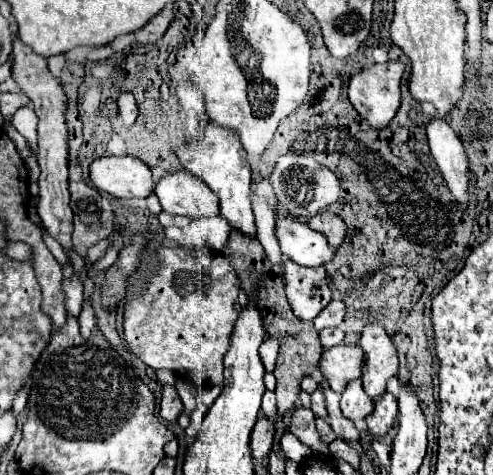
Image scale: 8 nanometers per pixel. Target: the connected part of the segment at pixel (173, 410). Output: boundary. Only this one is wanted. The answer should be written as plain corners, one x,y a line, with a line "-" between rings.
164,385
162,389
162,401
160,401
160,415
168,423
174,423
178,415
182,413
182,401
172,385

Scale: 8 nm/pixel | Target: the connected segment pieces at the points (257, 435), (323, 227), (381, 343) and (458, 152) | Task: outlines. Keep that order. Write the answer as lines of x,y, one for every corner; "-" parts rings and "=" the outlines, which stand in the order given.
260,415
260,419
252,429
252,455
256,459
262,459
264,455
270,453
272,443
274,443
274,423
266,415
=
320,211
318,215
314,215
308,225
318,231
324,233
328,237
328,243
332,249
338,249
344,239
346,239
346,223
332,211
=
366,325
360,337
360,347
364,349
362,383
370,399
386,393
388,379
398,375
396,347
388,333
380,325
=
434,115
432,121
426,127
428,133
428,143
430,143
430,153
448,183
452,195
460,203
462,209
468,205
466,189
468,189
468,159
462,147
460,137
452,131
452,127
446,123
444,115

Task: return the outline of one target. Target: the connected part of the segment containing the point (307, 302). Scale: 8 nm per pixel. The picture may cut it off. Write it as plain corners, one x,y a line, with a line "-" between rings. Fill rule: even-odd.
286,261
284,281
294,315
302,321
312,321
330,303
330,289
324,267
312,269
294,261

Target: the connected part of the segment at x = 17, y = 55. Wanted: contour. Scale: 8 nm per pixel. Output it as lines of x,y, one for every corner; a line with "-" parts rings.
14,35
14,65
12,65
12,79
16,81
16,87
26,93
32,103
34,111
40,119
38,123
38,165
40,165
40,201
38,201
38,215
42,219
44,229
66,249
72,249
72,209
70,209
70,193
68,193
68,167
66,167
66,157
68,157
68,127
66,127
66,101
64,101
64,91
60,81
48,71
46,59
36,55
30,47
26,47
16,35

